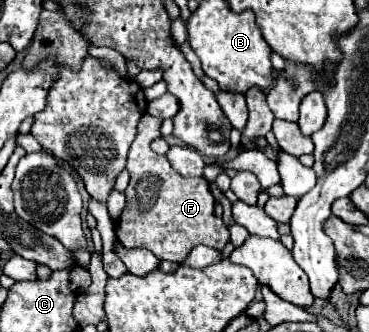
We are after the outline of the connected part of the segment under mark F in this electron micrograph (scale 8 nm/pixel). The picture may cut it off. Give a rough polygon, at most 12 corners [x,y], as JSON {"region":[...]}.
{"region":[[143,115],[129,149],[127,249],[183,263],[229,243],[205,177],[179,175],[151,149]]}

